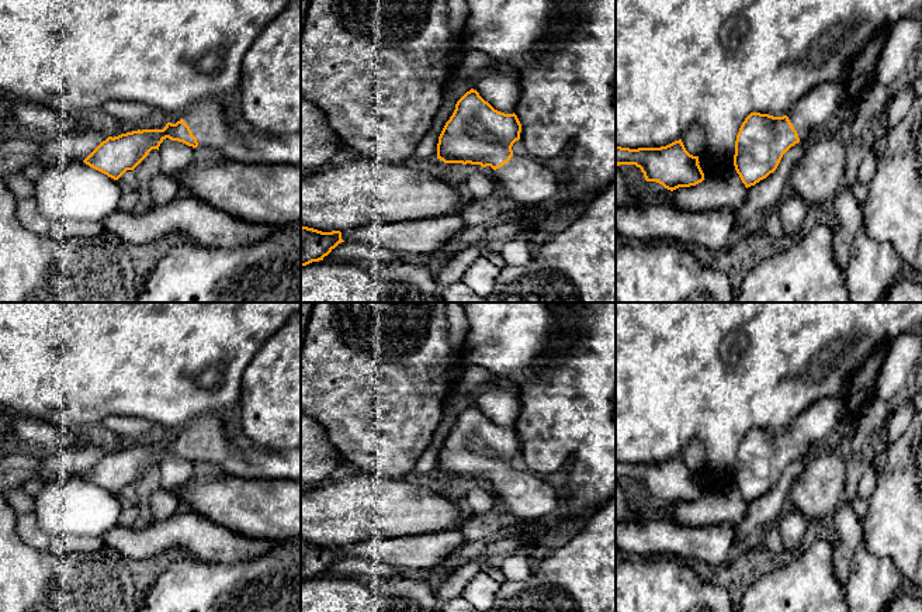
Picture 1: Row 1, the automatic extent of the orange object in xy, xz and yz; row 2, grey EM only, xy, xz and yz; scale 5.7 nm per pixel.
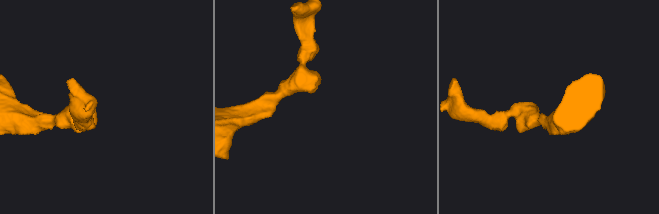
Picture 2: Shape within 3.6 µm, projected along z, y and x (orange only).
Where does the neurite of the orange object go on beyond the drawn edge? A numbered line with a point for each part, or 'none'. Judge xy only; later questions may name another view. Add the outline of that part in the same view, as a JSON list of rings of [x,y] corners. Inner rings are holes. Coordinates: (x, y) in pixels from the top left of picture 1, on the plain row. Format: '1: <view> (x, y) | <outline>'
1: xy (207, 434) | [[[222,414],[201,415],[183,428],[198,463],[221,466],[245,478],[301,480],[301,447],[236,450],[230,446]]]

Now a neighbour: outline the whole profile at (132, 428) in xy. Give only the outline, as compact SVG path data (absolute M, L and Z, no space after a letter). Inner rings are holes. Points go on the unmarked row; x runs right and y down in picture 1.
M111 415L105 418L101 423L108 431L131 440L148 438L152 432L157 429L155 423L146 419L122 415Z

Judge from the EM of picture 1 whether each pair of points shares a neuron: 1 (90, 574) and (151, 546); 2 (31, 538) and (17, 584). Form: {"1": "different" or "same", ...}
{"1": "different", "2": "different"}

